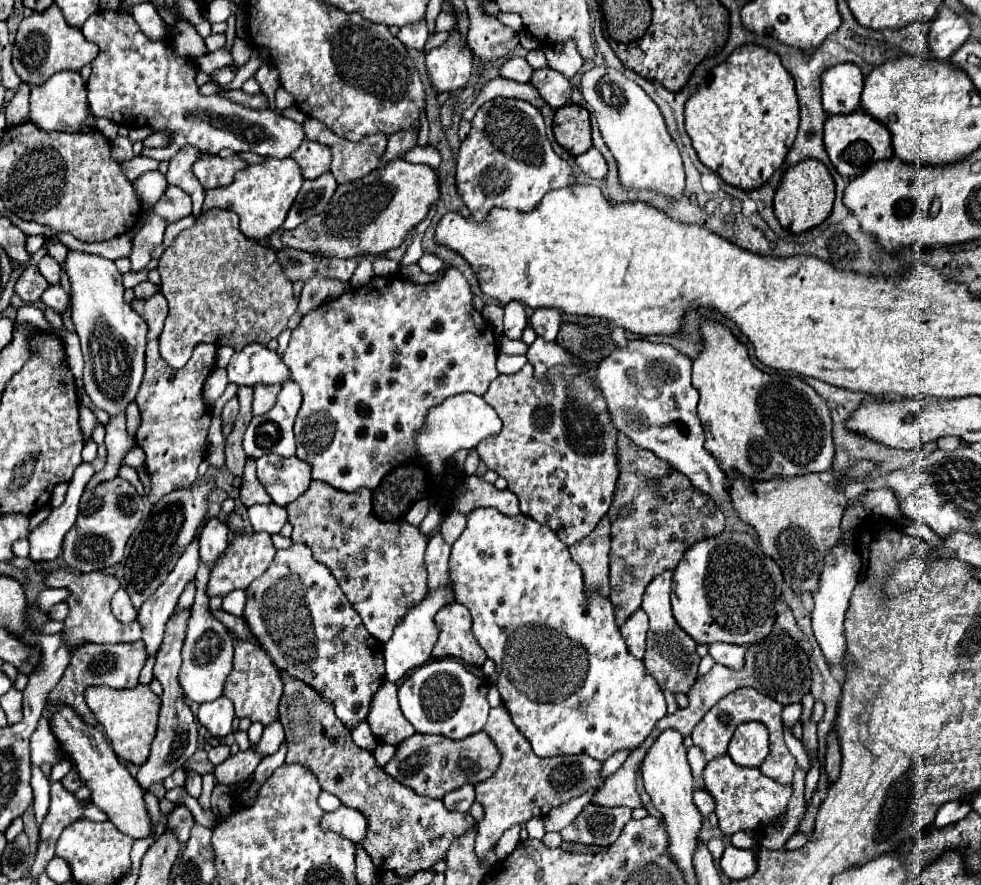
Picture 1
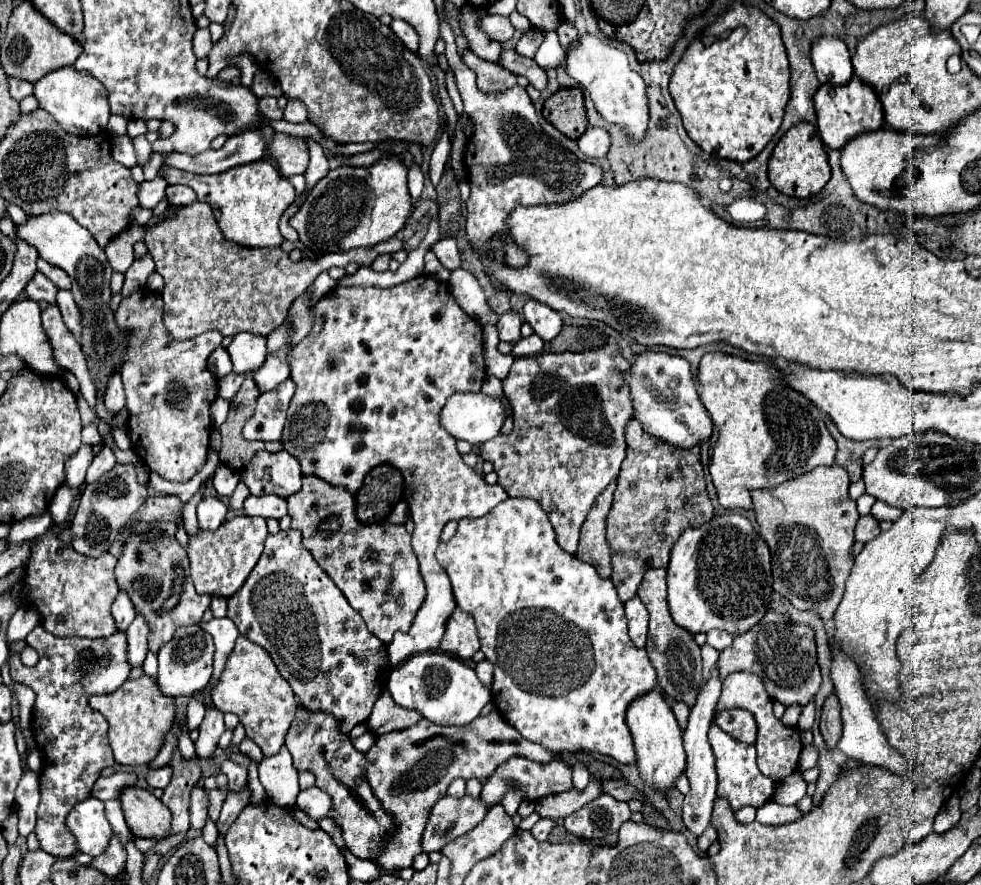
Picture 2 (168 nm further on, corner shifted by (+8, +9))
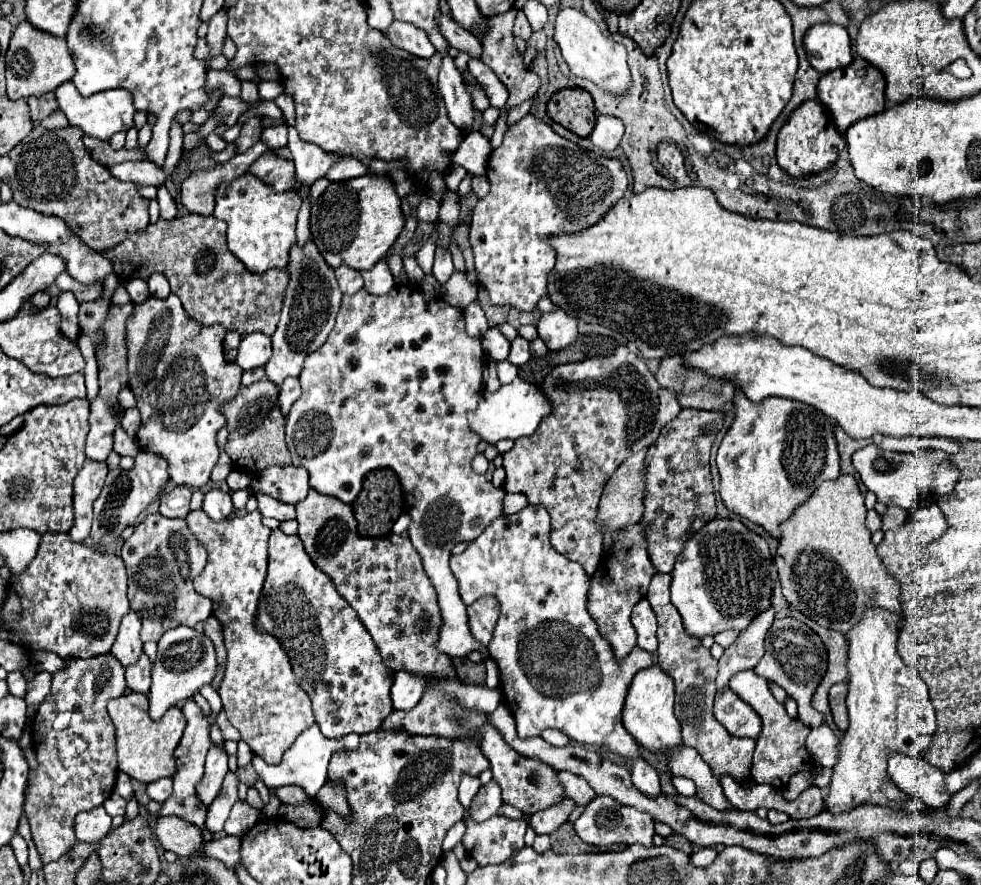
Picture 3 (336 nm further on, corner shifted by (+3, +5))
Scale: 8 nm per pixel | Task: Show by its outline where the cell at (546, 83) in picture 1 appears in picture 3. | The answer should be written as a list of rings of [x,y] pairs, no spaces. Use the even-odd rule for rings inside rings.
[[[509,9],[509,13],[503,13],[503,15],[493,15],[487,19],[487,25],[485,25],[485,33],[479,33],[479,41],[481,41],[481,47],[483,47],[483,53],[481,53],[481,61],[485,65],[489,65],[495,75],[507,85],[509,89],[509,101],[507,101],[507,111],[511,111],[513,107],[521,105],[523,101],[531,99],[537,91],[539,91],[539,77],[527,69],[517,53],[517,47],[513,43],[513,23],[515,23],[515,15],[517,15],[517,9]]]

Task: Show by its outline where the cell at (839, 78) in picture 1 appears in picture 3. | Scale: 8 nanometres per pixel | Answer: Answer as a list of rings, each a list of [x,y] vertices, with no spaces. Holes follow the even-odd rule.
[[[819,23],[807,29],[803,39],[809,63],[815,71],[827,73],[847,67],[853,61],[847,29],[835,23]]]

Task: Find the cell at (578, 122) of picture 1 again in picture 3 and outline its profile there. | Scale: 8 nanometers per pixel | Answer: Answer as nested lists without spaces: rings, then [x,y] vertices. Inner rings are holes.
[[[585,89],[555,91],[547,103],[547,115],[579,137],[587,137],[595,127],[593,97]]]

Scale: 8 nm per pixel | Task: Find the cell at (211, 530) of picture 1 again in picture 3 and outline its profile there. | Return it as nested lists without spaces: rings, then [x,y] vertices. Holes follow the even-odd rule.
[[[213,489],[209,493],[205,493],[205,501],[203,501],[203,511],[213,519],[213,521],[223,521],[231,515],[233,511],[233,503],[231,503],[231,495],[219,489]]]

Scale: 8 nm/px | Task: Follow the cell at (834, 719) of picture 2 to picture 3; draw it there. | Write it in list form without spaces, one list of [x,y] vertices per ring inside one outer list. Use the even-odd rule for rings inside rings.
[[[847,681],[835,683],[835,685],[831,687],[831,691],[829,691],[829,705],[831,705],[833,719],[835,719],[837,727],[839,727],[839,731],[845,731],[847,725],[849,725],[845,699],[847,699]]]

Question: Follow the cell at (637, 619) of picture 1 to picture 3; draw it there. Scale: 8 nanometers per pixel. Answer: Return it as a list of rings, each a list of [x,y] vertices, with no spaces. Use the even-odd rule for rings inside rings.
[[[641,599],[635,609],[633,609],[633,615],[631,615],[631,623],[639,635],[637,639],[637,645],[645,651],[649,651],[651,655],[657,653],[657,637],[655,637],[655,631],[657,631],[657,619],[655,619],[655,613],[651,609],[651,605]]]

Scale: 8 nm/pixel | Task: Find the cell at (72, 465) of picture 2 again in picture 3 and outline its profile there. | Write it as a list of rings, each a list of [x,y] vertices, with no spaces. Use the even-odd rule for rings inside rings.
[[[133,303],[127,305],[111,305],[107,319],[101,327],[101,343],[97,345],[97,365],[99,365],[99,393],[91,401],[91,417],[89,417],[89,435],[87,435],[87,457],[95,461],[105,461],[113,451],[113,431],[123,419],[123,407],[119,403],[119,391],[129,385],[127,377],[127,331],[125,321],[131,317]]]

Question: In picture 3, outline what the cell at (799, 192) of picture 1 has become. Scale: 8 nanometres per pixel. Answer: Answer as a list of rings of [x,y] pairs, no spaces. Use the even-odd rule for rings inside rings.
[[[819,99],[799,105],[799,109],[795,109],[791,117],[787,117],[787,125],[783,125],[777,137],[779,167],[793,177],[803,177],[807,173],[817,173],[831,167],[843,149],[845,135],[835,133],[835,125],[831,125],[831,115]]]

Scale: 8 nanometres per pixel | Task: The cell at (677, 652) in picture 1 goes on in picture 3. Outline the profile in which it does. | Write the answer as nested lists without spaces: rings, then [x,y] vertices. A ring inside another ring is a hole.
[[[659,573],[653,577],[649,591],[647,591],[647,601],[651,603],[659,629],[657,629],[657,639],[659,639],[659,649],[657,649],[657,661],[663,667],[665,673],[671,675],[675,681],[675,715],[681,723],[681,737],[683,745],[693,747],[701,753],[701,757],[709,763],[713,769],[713,775],[717,779],[729,775],[737,783],[745,785],[751,781],[751,759],[755,751],[755,739],[751,737],[733,737],[715,717],[713,717],[713,699],[715,699],[715,677],[717,677],[717,661],[711,657],[709,649],[701,645],[699,639],[691,637],[681,623],[681,615],[669,601],[669,585],[671,585],[671,575]]]

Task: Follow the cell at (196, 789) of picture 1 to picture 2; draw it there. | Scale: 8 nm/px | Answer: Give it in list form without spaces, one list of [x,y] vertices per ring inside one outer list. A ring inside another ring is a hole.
[[[208,791],[208,797],[210,797],[210,811],[208,811],[208,815],[210,815],[212,821],[216,821],[218,815],[220,815],[220,809],[222,809],[222,803],[224,803],[226,795],[222,795],[220,791]]]

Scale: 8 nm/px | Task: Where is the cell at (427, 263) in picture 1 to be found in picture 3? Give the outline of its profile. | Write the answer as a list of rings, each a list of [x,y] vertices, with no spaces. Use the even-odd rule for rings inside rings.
[[[437,247],[435,249],[435,263],[433,263],[433,277],[445,285],[447,279],[453,275],[453,261],[451,261],[451,251],[447,247]]]

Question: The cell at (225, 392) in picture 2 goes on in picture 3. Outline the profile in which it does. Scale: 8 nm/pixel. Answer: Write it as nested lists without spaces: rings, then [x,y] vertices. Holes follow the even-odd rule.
[[[255,367],[255,369],[249,369],[249,371],[243,373],[241,385],[247,387],[247,385],[251,385],[251,383],[255,383],[255,381],[261,381],[261,379],[265,379],[265,369],[263,369],[263,367]]]

